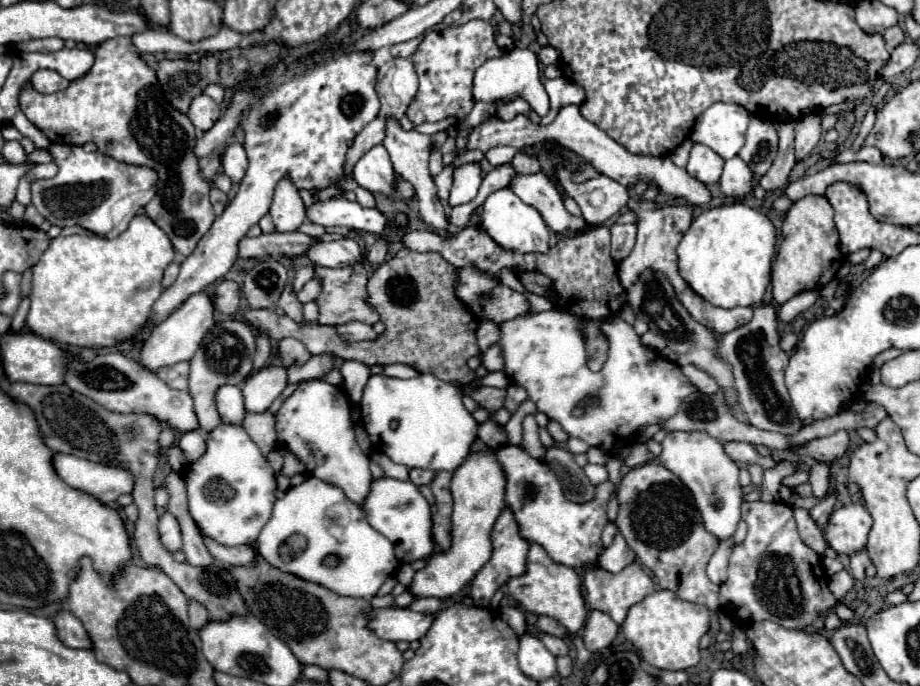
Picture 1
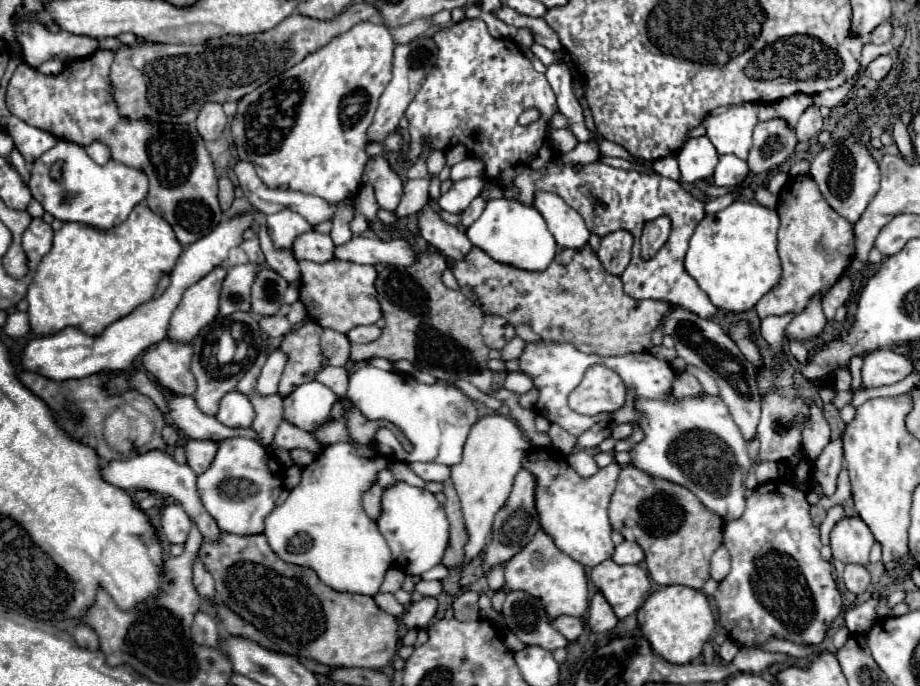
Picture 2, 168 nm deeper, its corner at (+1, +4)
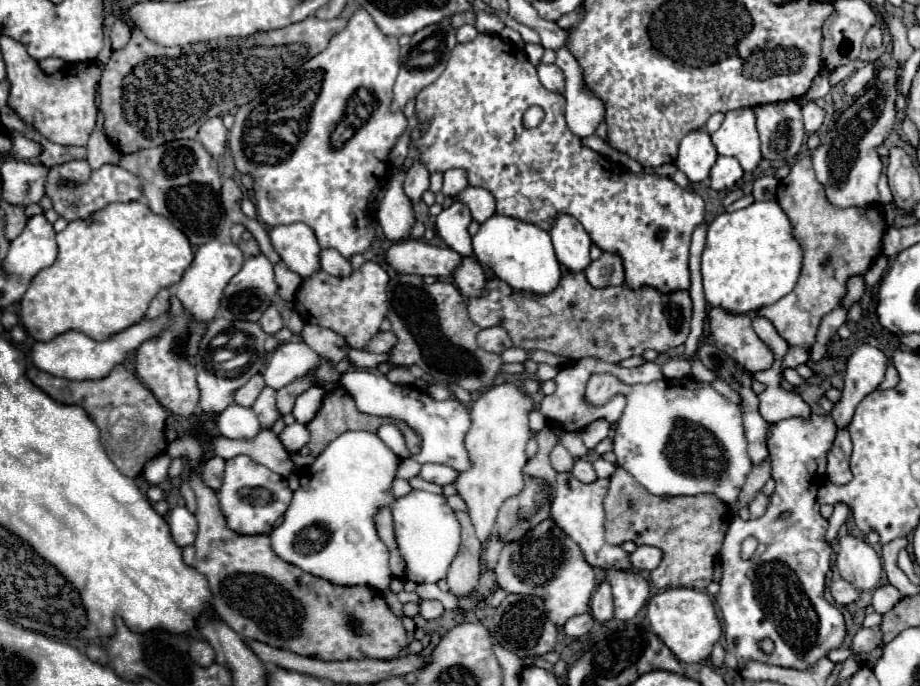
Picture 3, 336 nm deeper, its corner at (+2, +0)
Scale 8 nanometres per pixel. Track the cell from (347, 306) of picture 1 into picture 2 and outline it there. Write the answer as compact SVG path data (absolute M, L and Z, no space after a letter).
M300 260L298 264L302 272L300 300L304 302L308 316L322 328L332 328L346 334L354 326L376 324L382 318L374 288L374 280L378 276L374 266L360 266L342 260L330 260L326 264Z

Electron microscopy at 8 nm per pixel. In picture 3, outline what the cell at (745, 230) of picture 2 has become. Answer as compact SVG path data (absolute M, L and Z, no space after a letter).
M775 200L753 202L743 210L723 212L711 222L707 230L707 244L701 258L705 300L709 306L719 306L733 314L747 314L759 310L763 306L777 302L795 288L797 278L801 274L801 266L803 266L801 242L793 236L793 224L789 216L785 216L783 208Z

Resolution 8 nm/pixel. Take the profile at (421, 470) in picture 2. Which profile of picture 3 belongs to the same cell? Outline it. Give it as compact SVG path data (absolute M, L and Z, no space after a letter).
M423 464L419 476L423 480L427 480L427 482L433 482L433 484L439 484L439 486L447 486L447 484L455 482L459 472L455 468L445 466L445 464Z

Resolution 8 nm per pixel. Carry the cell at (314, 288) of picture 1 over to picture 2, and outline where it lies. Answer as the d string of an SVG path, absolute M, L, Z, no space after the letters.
M298 300L298 302L294 302L286 318L288 318L292 324L298 324L298 322L302 322L302 320L306 318L306 308L304 308L304 304L302 304L300 300Z

